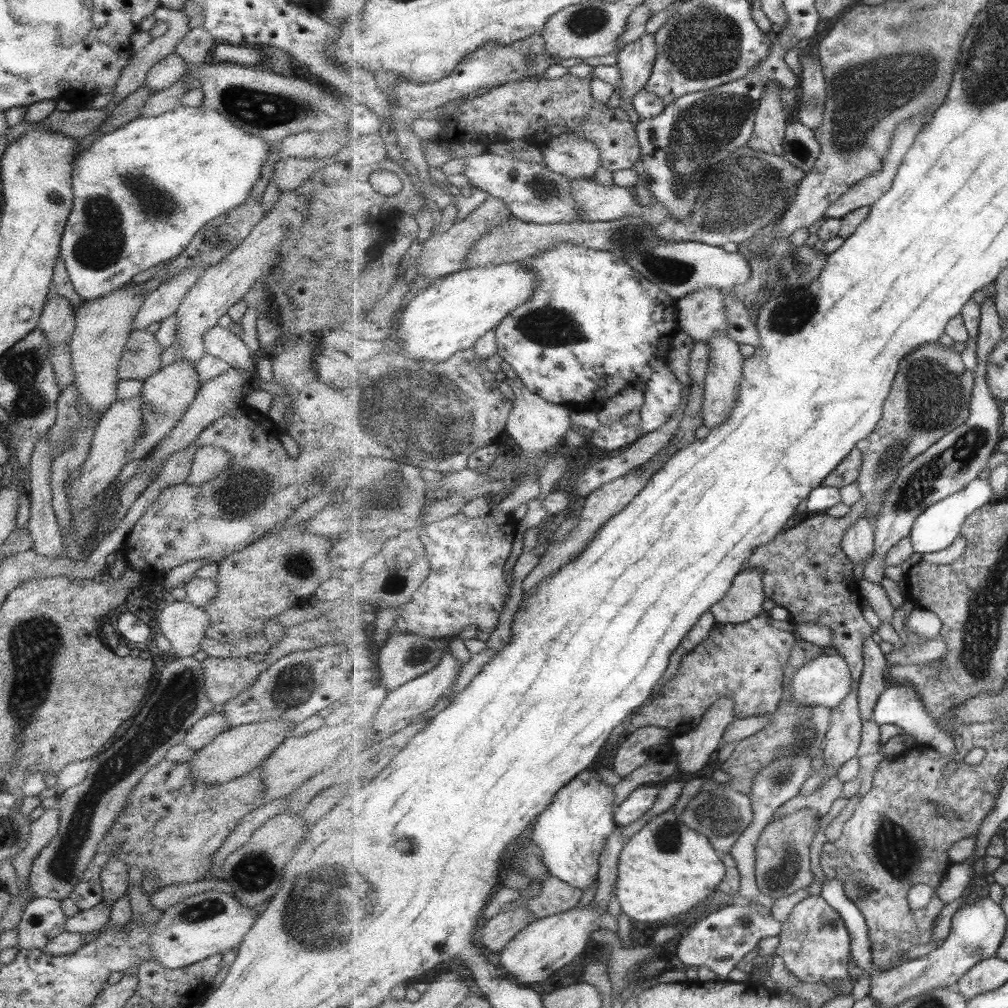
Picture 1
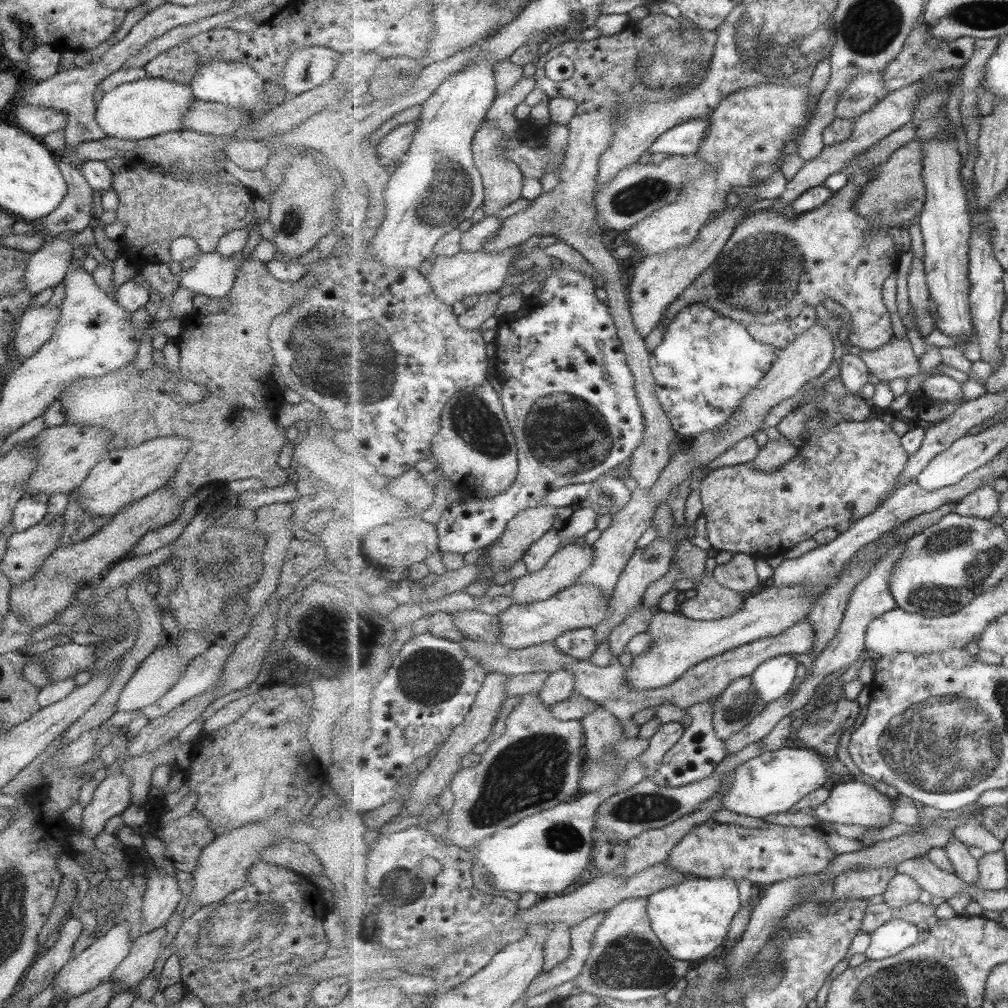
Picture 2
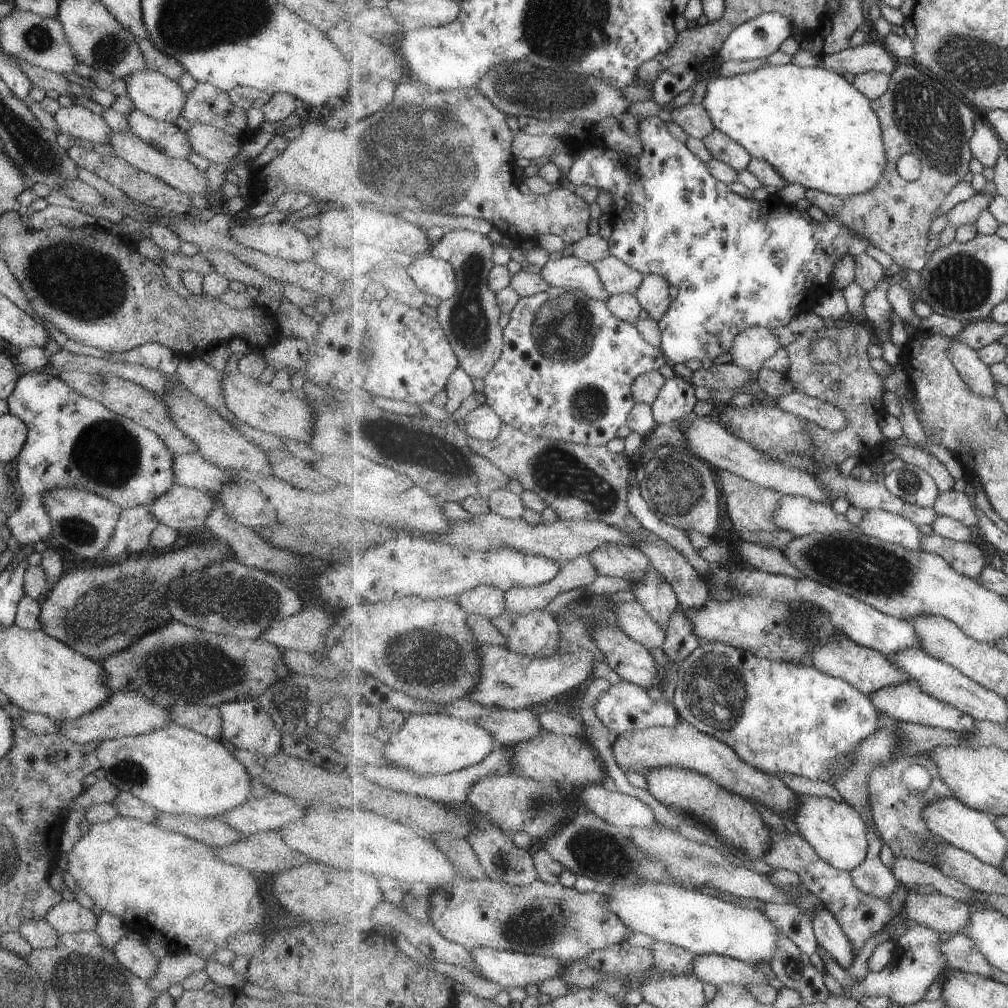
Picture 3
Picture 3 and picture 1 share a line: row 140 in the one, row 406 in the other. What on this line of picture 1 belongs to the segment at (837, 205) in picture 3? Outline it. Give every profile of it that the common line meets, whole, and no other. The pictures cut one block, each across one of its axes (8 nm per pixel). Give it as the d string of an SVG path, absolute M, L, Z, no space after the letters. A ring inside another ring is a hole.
M941 342L927 343L901 361L899 373L884 407L884 416L872 436L861 440L863 467L856 481L862 499L851 507L846 517L835 518L827 514L809 516L789 530L783 530L776 539L756 550L744 564L745 569L764 570L766 598L777 604L779 610L793 625L815 622L828 626L834 634L831 649L848 660L854 678L854 691L839 707L832 709L832 727L826 736L824 758L828 773L821 785L836 776L836 768L857 756L861 744L859 683L864 673L864 648L872 634L865 622L865 598L857 582L854 564L842 547L851 524L866 512L875 523L880 515L886 492L897 481L897 475L917 456L927 452L946 434L967 422L971 414L975 374L966 368L962 354Z

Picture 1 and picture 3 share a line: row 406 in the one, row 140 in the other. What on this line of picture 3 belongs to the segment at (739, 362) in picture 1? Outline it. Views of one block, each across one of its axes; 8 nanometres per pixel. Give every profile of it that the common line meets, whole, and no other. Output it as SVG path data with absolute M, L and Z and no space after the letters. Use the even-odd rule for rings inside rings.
M715 129L703 139L703 142L711 150L714 159L729 164L737 171L748 169L749 164L752 163L751 152L743 144L739 144L721 130Z

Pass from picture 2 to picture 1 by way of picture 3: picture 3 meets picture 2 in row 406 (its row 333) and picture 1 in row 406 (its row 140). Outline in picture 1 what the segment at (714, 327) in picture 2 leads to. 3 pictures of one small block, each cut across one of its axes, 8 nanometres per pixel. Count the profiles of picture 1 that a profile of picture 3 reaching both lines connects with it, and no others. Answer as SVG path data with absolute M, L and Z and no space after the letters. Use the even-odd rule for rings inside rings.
M554 244L525 264L538 276L540 287L527 304L520 306L495 329L498 354L513 368L531 393L547 402L581 406L597 402L602 406L635 381L647 386L641 424L629 426L625 420L605 424L589 435L591 442L609 453L618 452L639 438L660 430L683 403L683 384L669 370L670 339L678 333L679 300L646 278L623 256L577 244Z

